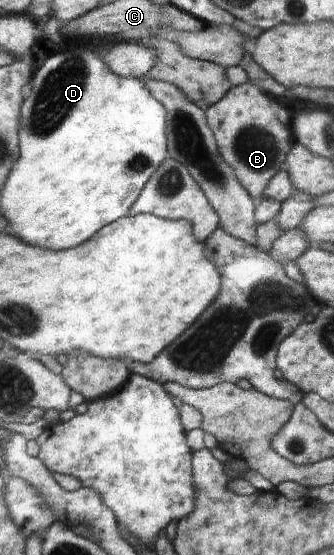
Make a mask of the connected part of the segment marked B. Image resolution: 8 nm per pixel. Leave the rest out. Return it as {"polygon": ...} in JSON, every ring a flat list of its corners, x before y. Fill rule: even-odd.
{"polygon":[[250,80,241,85,234,85,218,103,205,110,221,155,233,168,236,178,249,192,255,204,265,197,271,179,286,168,290,150,289,126,280,124,274,114,274,99,270,98,270,95,262,94,258,87]]}

